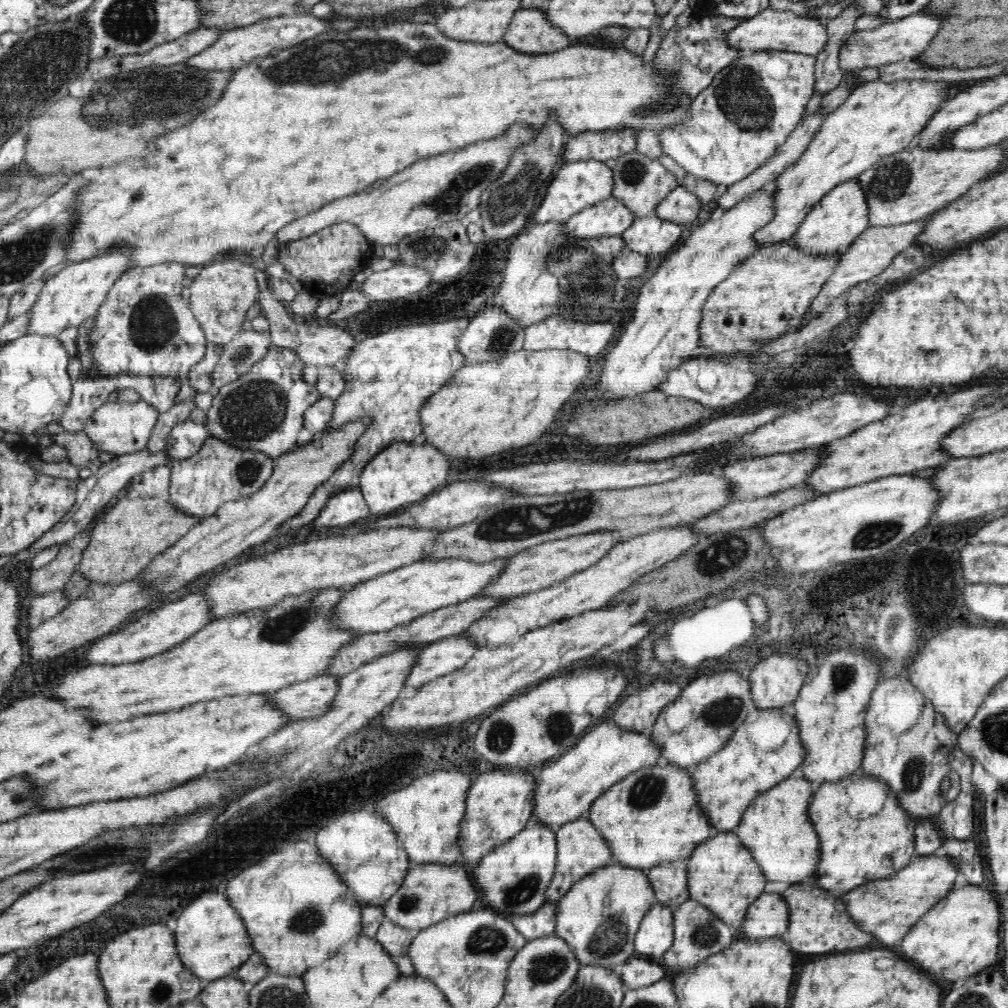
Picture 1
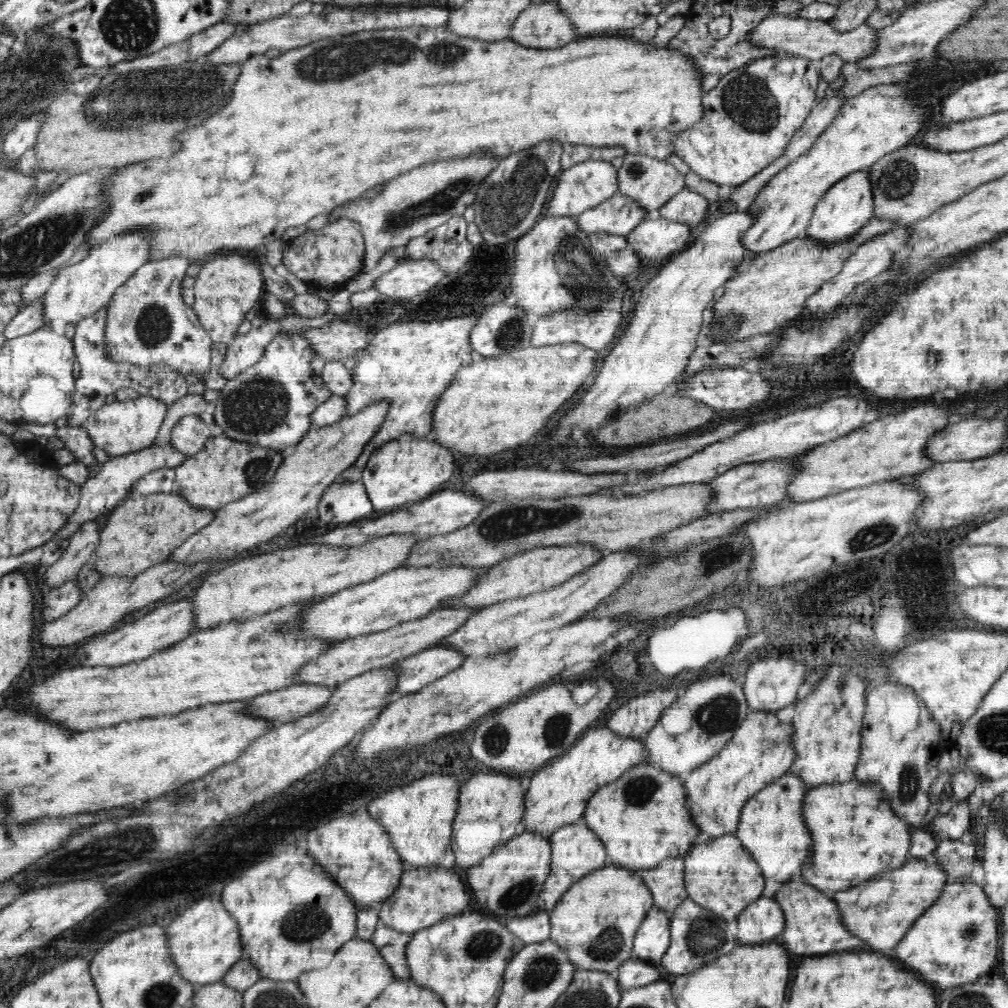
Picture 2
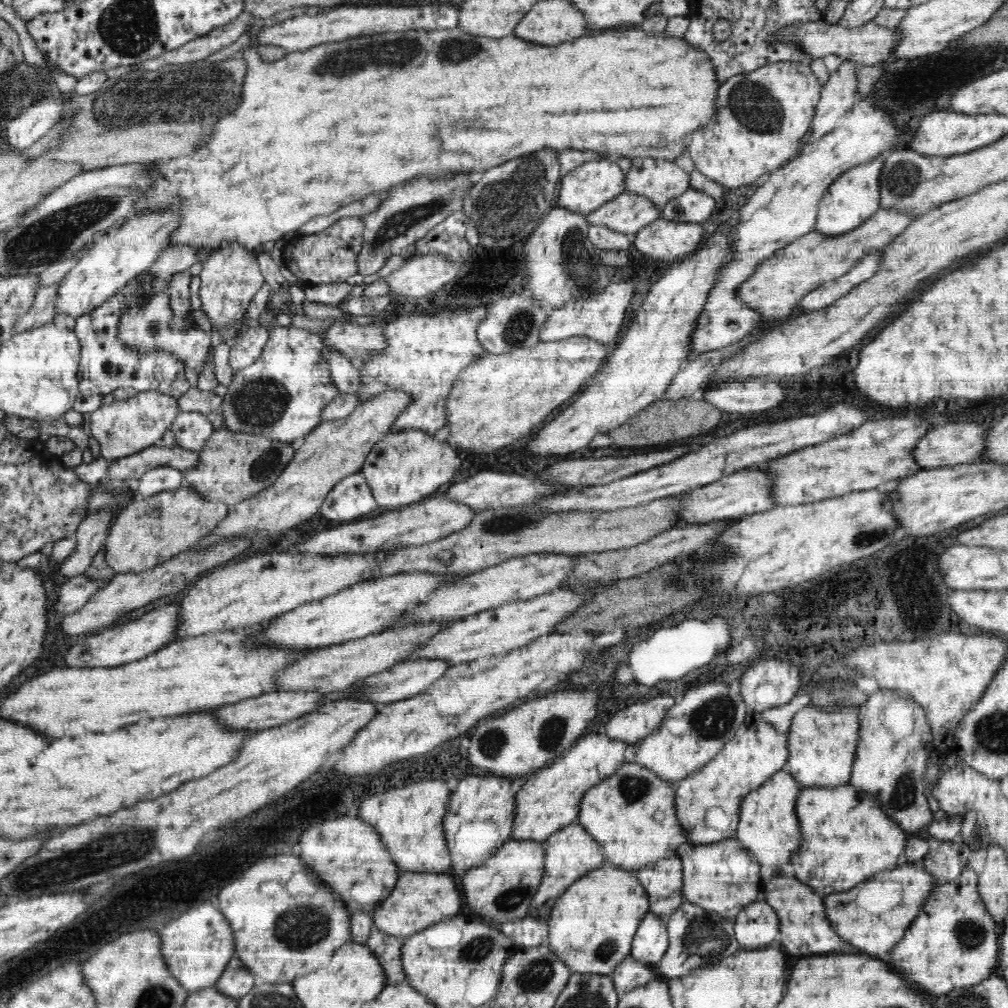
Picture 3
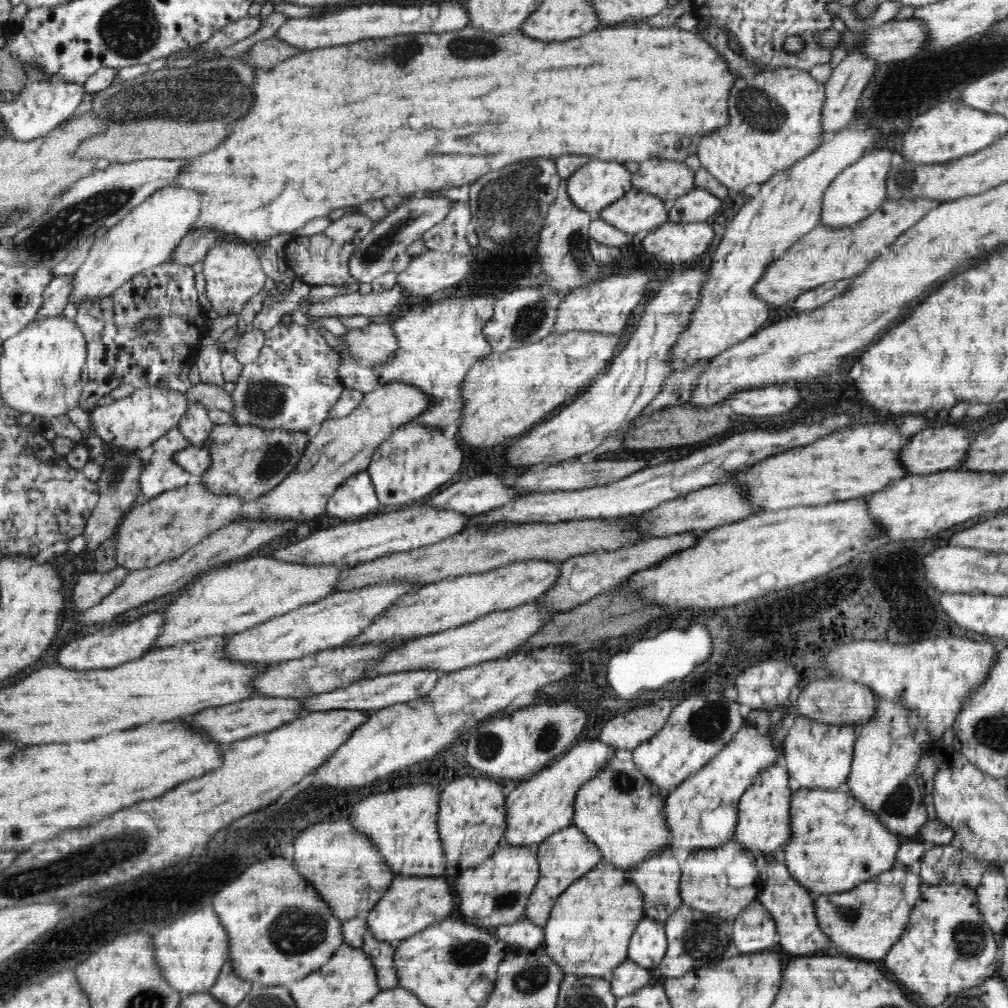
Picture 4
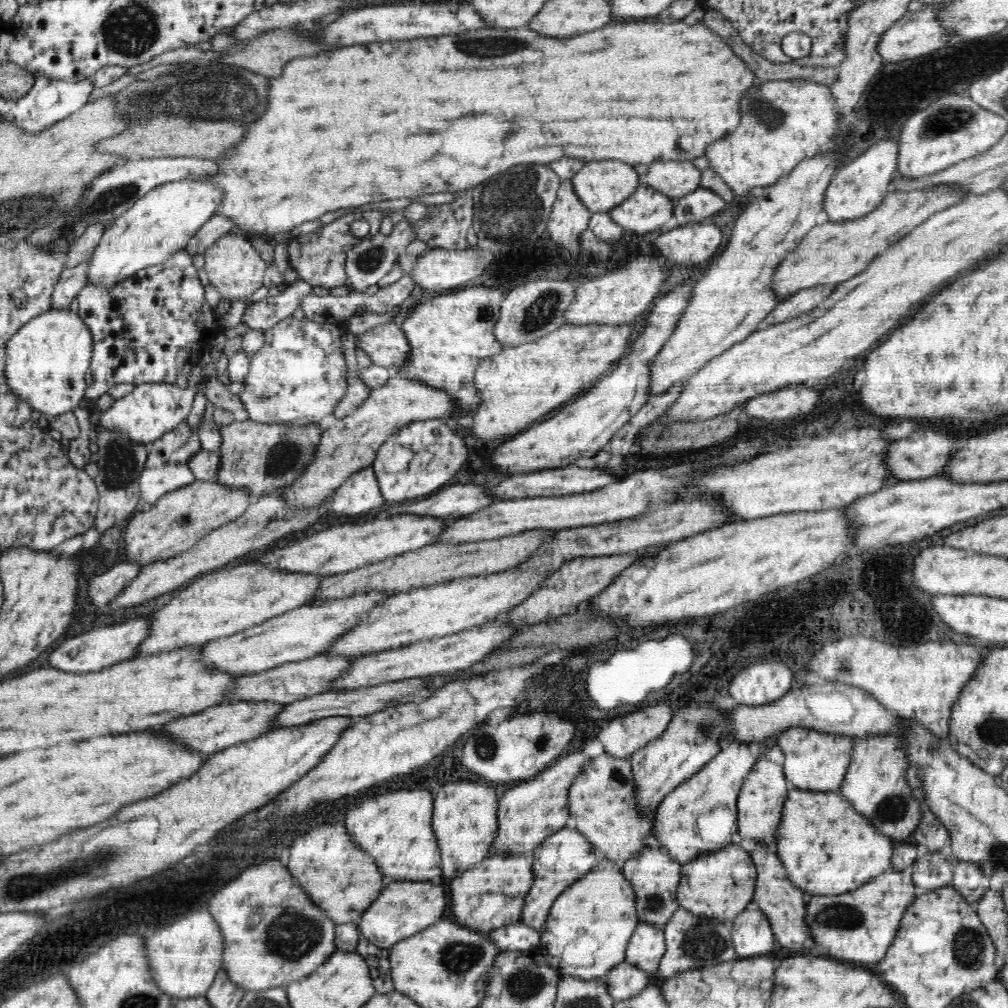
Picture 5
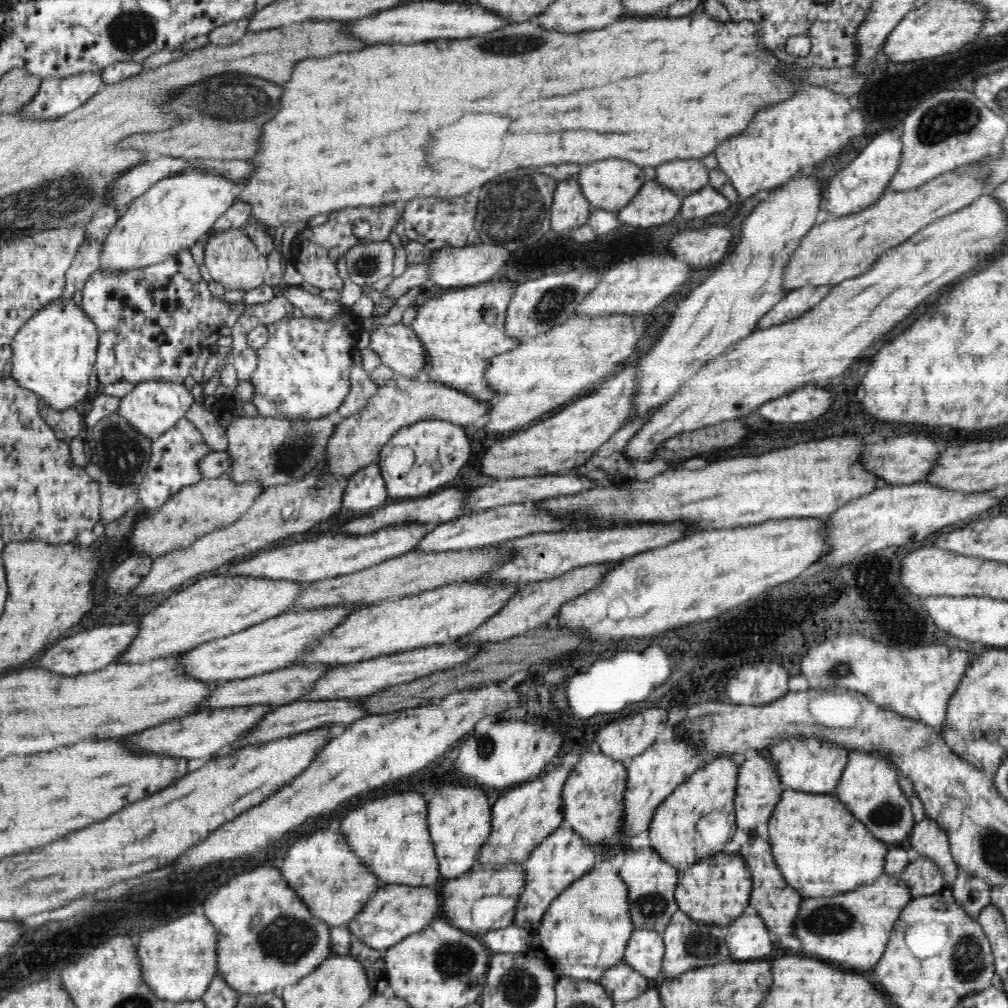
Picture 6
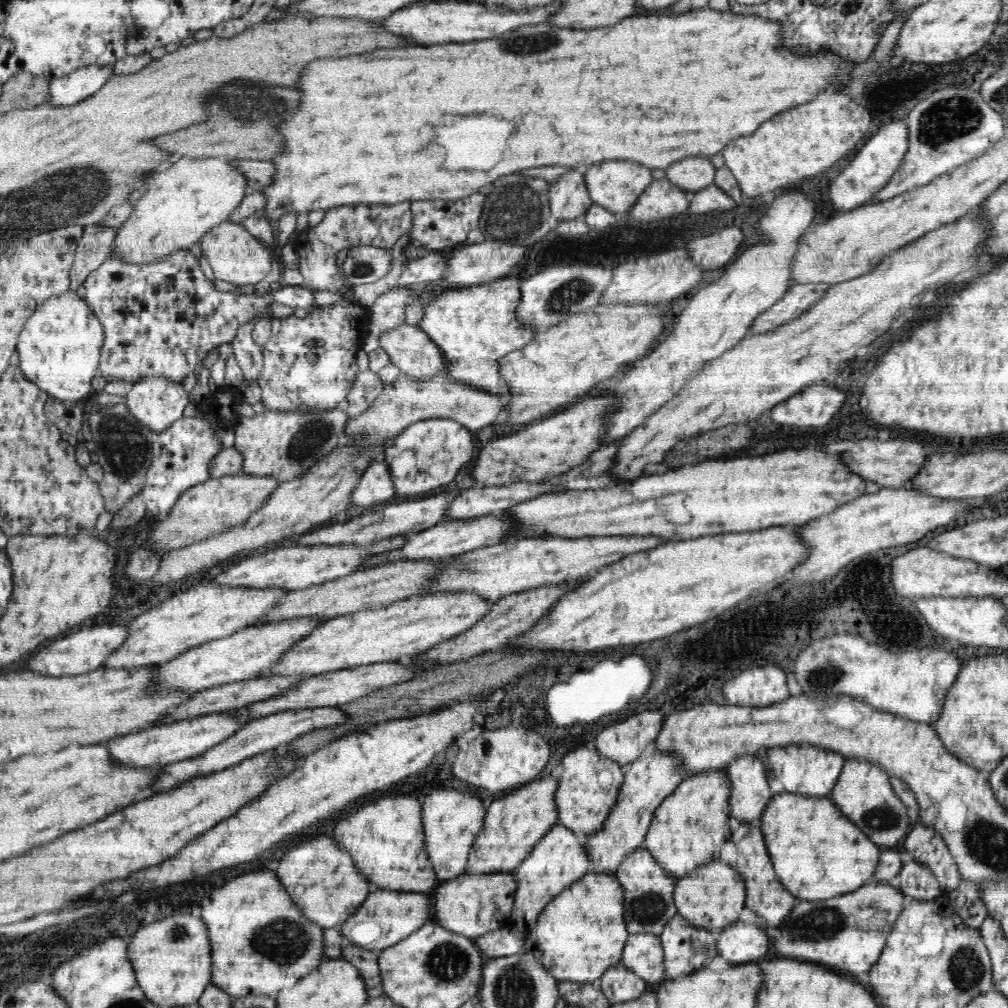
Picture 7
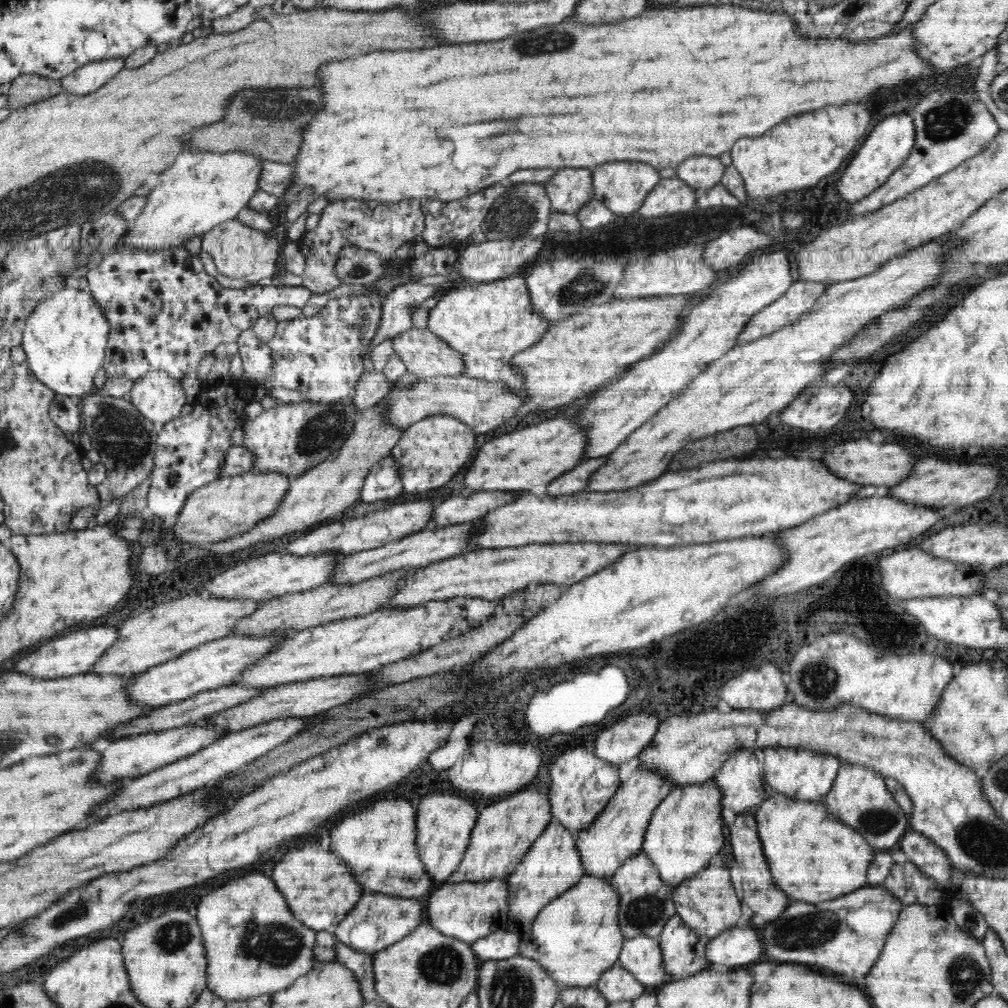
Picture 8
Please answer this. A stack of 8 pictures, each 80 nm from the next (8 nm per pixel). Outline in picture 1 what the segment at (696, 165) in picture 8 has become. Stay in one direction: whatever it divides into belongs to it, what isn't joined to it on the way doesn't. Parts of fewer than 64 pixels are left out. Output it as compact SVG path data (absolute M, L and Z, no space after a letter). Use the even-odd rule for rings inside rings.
M628 152L617 159L616 165L611 168L613 172L613 191L611 196L621 200L630 212L638 217L652 216L652 212L660 201L666 198L670 191L680 186L680 182L658 159L650 159L638 152Z

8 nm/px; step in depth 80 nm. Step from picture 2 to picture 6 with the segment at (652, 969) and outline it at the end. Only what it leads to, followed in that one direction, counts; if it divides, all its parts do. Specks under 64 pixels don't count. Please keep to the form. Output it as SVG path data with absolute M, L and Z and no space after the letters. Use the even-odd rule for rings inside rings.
M626 962L610 968L598 982L606 988L607 996L610 996L613 1002L633 1000L649 989L648 979Z

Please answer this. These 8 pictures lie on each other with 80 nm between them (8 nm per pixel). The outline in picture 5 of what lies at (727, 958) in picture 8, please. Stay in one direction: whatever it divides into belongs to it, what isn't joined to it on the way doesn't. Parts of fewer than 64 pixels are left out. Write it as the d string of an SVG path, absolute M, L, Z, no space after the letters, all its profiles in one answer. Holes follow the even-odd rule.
M745 909L733 922L734 926L730 924L730 942L737 958L759 957L772 950L774 934L760 909Z

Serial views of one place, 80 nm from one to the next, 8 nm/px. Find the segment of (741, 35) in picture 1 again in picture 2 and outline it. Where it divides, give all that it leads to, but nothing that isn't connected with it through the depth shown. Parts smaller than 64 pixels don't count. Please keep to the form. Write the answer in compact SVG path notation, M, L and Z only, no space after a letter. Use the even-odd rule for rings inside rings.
M770 13L750 34L750 43L762 49L776 50L779 54L806 57L817 63L826 55L840 55L846 63L858 62L861 58L871 55L876 49L878 30L862 24L852 32L838 32L832 29L830 22L824 20L806 20L781 16L780 13Z

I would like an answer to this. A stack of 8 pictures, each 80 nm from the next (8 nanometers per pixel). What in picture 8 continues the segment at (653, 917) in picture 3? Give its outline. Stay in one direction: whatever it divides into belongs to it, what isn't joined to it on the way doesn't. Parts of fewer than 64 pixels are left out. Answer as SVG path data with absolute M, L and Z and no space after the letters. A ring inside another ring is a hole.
M640 935L625 939L618 962L644 986L662 986L669 979L658 938Z

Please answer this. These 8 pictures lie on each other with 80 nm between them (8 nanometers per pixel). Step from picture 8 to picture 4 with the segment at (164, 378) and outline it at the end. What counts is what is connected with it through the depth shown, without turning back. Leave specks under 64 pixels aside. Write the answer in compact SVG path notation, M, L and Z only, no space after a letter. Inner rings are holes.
M145 385L144 388L135 389L130 396L122 400L114 400L109 405L96 407L90 412L89 420L93 420L92 433L100 436L105 444L109 444L111 452L139 452L176 427L188 407L184 392Z

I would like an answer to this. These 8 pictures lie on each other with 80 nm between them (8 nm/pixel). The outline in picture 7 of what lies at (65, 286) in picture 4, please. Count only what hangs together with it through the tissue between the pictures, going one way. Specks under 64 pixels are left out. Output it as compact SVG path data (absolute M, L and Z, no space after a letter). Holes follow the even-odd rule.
M99 223L84 226L84 232L75 250L75 259L73 260L73 265L69 272L70 291L76 291L78 287L85 282L86 278L88 278L88 274L94 272L94 270L108 258L113 247L116 231L117 228L101 226Z

